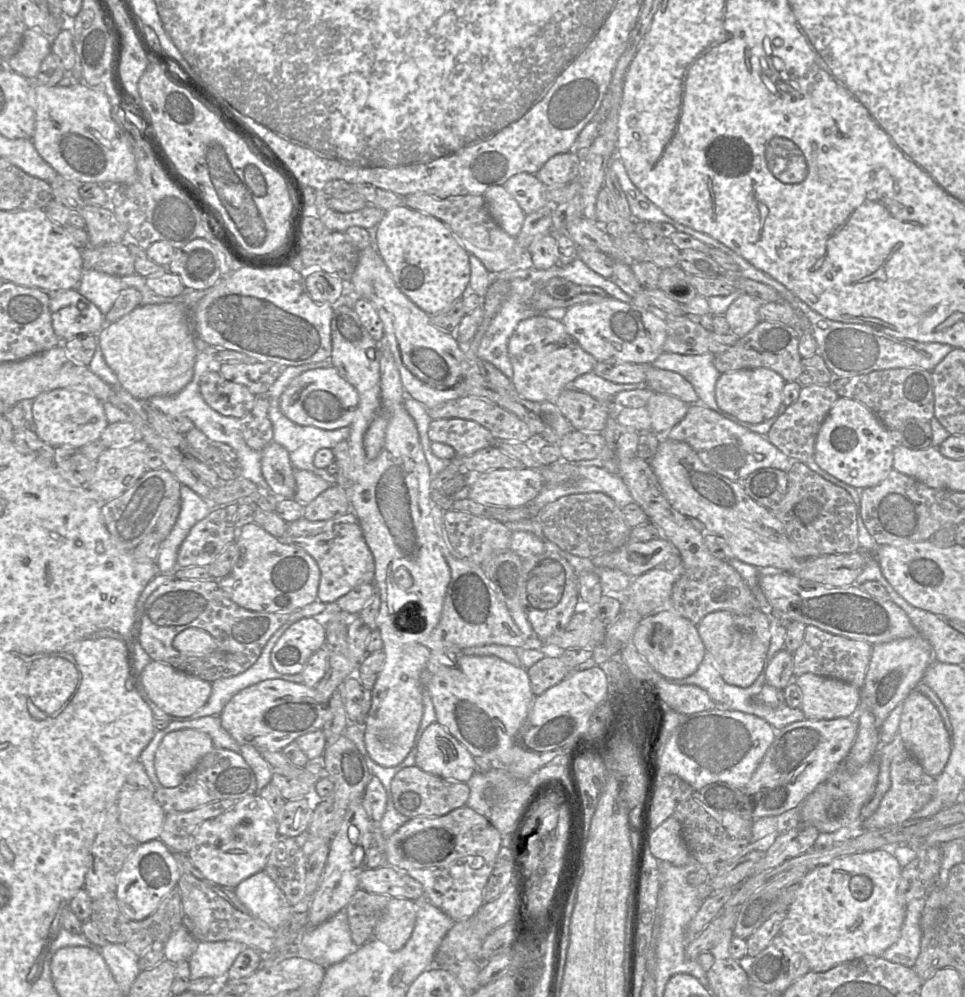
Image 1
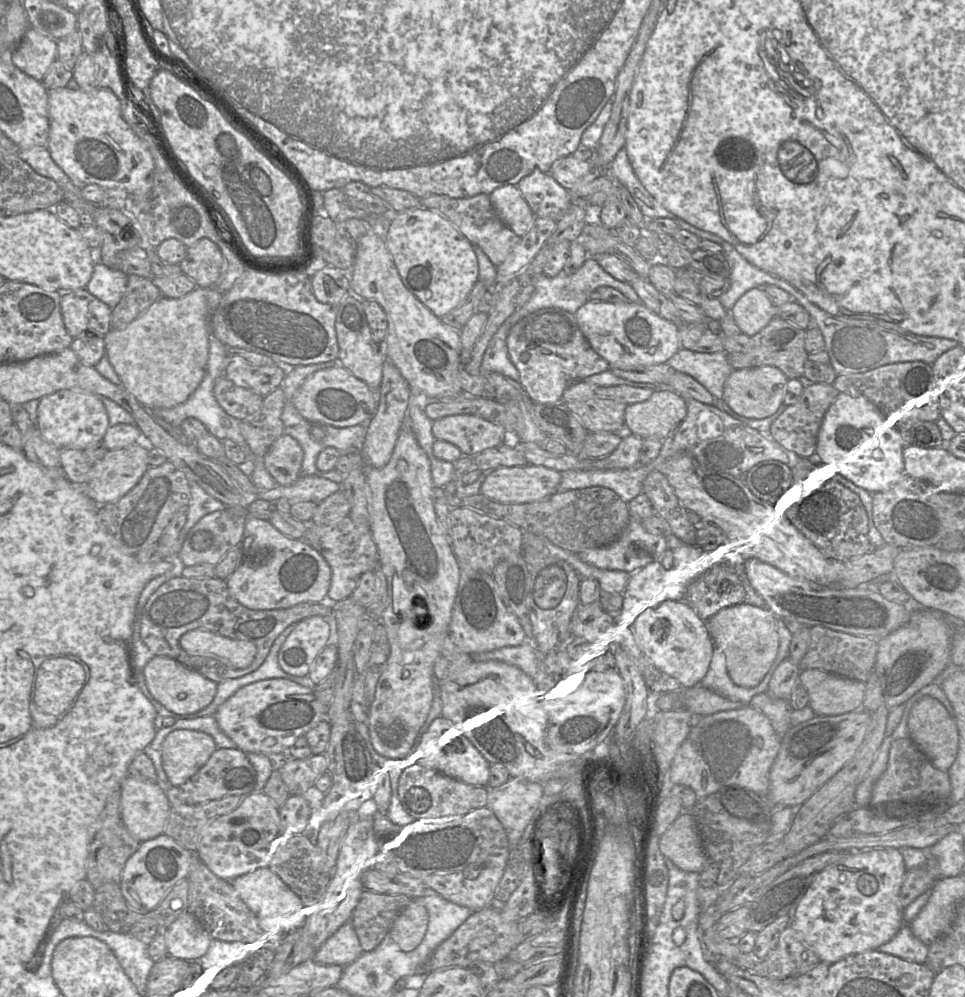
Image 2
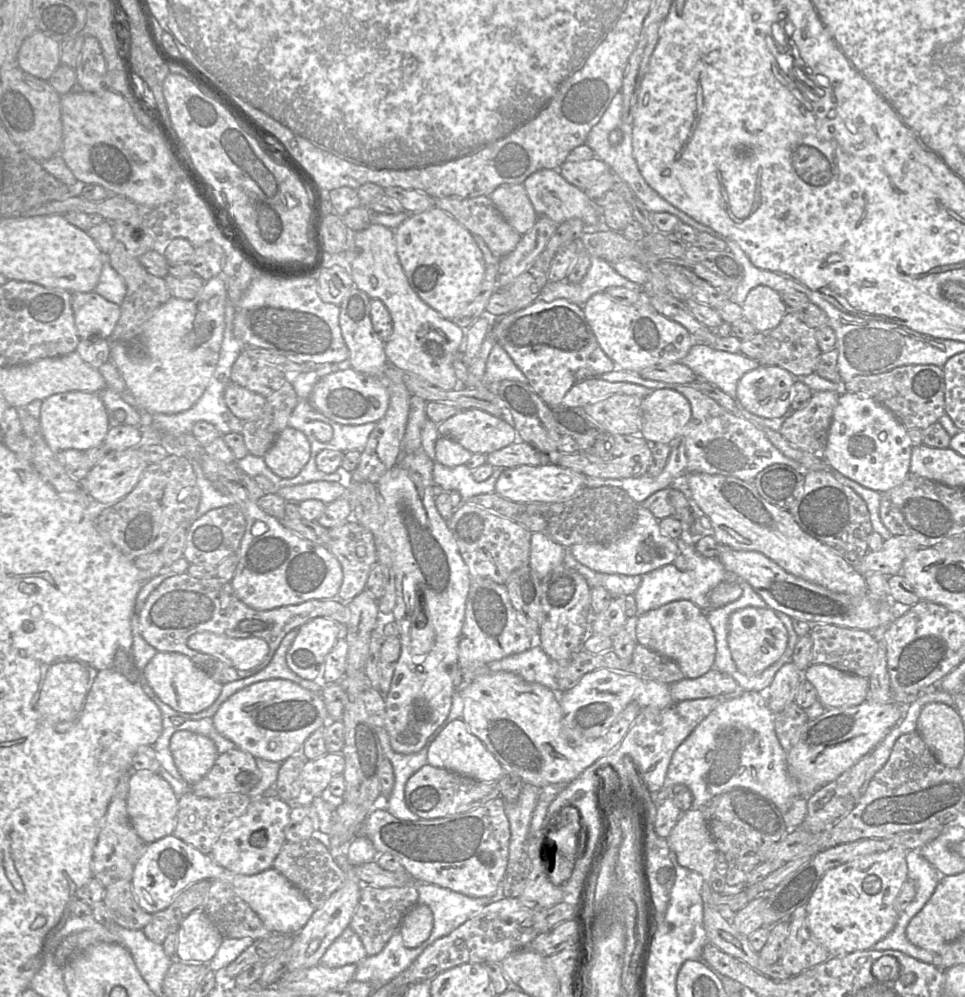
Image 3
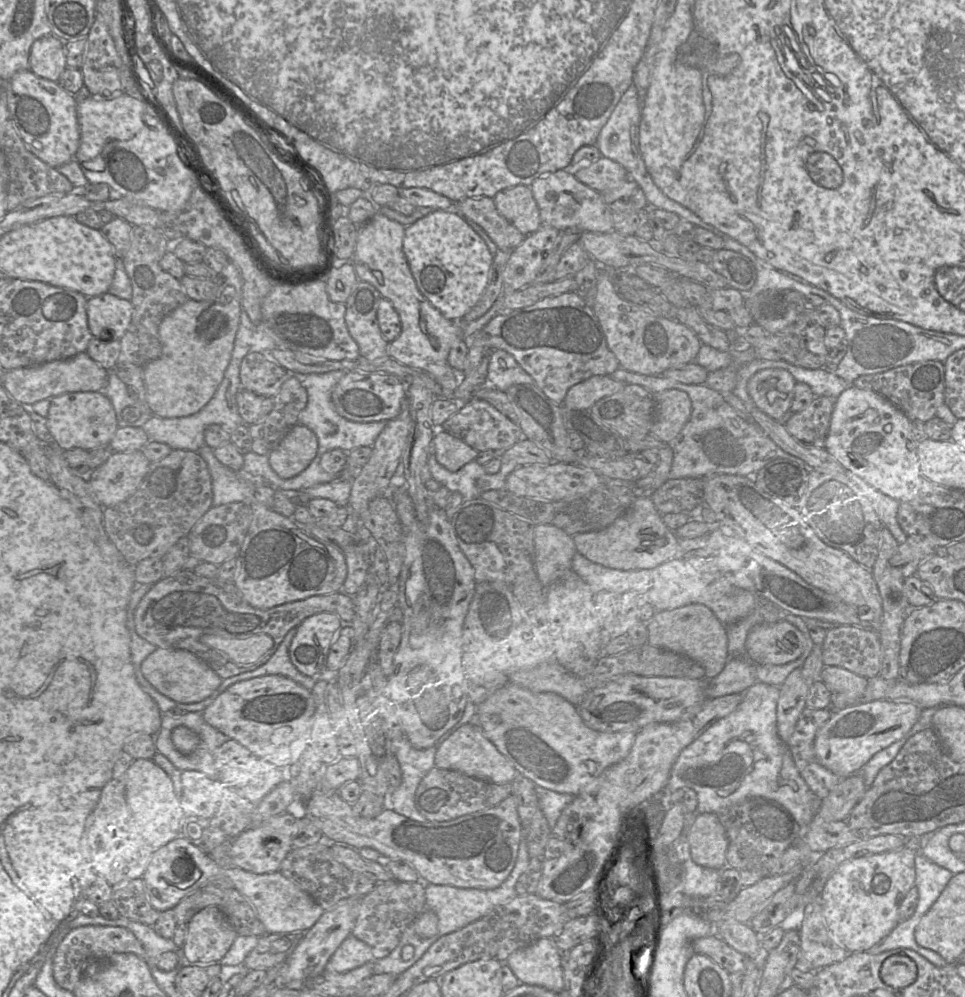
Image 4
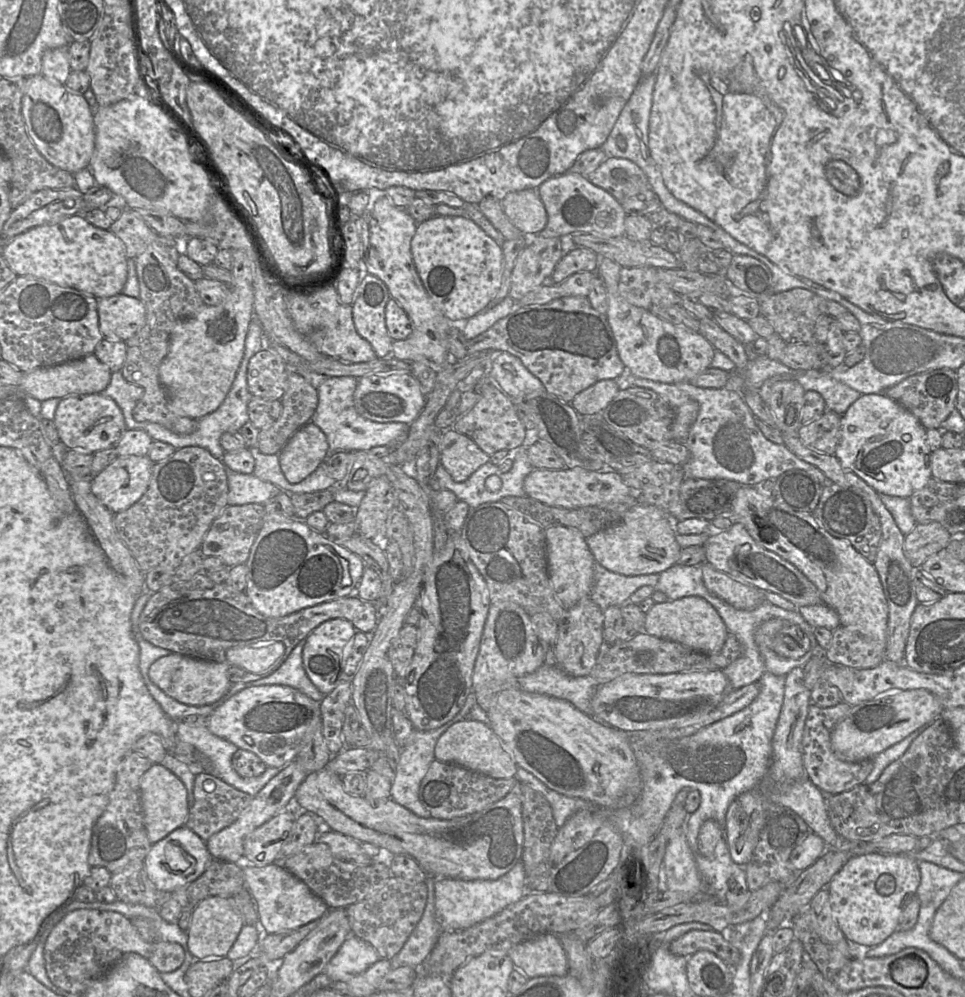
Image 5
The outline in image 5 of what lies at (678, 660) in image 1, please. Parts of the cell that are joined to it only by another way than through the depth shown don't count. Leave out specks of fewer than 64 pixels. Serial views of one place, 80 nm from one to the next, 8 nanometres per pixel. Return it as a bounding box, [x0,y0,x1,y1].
[643,596,729,654]

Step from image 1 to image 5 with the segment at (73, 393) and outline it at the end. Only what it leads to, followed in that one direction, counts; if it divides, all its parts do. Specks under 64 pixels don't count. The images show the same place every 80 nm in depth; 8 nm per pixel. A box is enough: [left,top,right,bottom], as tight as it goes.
[53,393,127,453]

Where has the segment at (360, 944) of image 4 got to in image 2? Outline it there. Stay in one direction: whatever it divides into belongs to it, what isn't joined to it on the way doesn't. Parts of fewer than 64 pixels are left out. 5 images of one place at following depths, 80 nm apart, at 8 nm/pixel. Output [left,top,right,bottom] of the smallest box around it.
[313,921,363,966]

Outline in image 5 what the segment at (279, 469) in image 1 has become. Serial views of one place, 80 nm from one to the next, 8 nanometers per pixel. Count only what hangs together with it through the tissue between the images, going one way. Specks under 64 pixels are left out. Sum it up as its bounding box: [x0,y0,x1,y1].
[279,423,329,484]

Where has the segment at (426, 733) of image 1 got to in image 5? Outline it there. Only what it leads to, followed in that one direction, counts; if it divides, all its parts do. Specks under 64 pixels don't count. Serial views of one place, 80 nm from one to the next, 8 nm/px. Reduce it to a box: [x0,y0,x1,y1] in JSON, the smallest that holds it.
[434,718,518,779]

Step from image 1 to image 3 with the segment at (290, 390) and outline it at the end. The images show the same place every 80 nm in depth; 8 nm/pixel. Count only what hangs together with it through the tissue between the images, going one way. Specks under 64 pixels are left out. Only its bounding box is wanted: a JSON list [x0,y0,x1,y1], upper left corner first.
[309,367,389,425]

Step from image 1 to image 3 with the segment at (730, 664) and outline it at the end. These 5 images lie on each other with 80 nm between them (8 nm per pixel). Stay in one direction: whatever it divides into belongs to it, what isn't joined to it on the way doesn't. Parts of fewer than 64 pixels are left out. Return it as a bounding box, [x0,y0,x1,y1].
[728,607,787,676]

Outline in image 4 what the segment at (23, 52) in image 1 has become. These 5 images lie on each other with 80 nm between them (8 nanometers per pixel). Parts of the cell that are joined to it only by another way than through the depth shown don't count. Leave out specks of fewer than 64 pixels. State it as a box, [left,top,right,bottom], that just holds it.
[29,35,67,82]

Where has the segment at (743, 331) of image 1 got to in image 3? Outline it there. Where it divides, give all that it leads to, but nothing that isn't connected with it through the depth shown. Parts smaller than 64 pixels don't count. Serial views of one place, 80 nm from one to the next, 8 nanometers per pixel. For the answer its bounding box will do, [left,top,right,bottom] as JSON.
[741,286,787,333]

